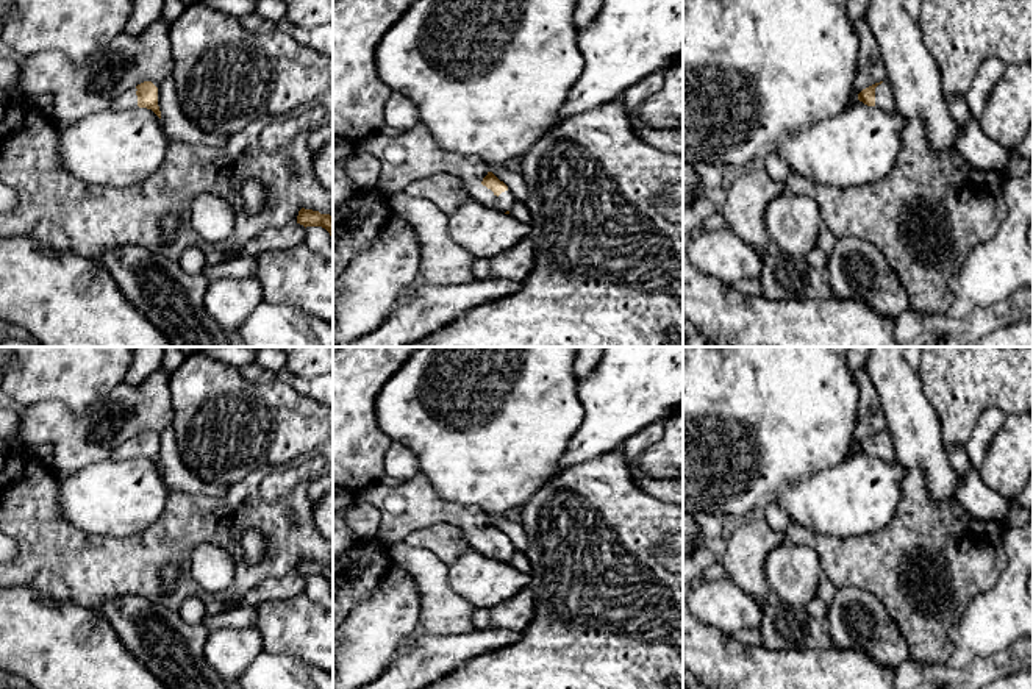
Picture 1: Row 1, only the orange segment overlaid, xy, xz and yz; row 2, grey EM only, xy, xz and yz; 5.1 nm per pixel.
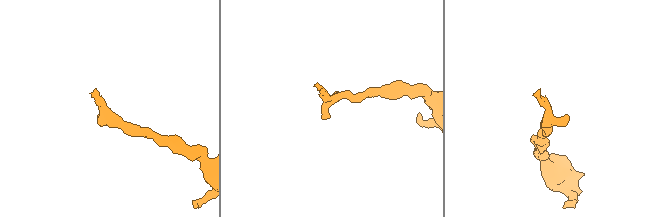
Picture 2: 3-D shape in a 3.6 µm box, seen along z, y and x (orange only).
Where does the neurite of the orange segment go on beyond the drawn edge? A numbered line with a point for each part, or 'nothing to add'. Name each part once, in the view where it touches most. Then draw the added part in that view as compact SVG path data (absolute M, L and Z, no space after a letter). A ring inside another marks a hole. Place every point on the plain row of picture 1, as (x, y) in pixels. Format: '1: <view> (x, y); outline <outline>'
1: xz (411, 505); outline M419 472L399 486L374 484L359 498L381 512L377 539L384 542L403 541L409 533L438 523L455 525L464 531L470 548L499 562L513 559L514 548L508 541L499 547L481 534L491 516L478 506L464 506L444 500Z

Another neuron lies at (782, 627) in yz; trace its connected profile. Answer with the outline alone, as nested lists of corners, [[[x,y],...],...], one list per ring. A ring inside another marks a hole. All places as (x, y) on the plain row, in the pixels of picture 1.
[[[770,591],[758,627],[763,645],[769,650],[827,650],[833,637],[827,625],[813,619],[806,609],[795,609]]]

